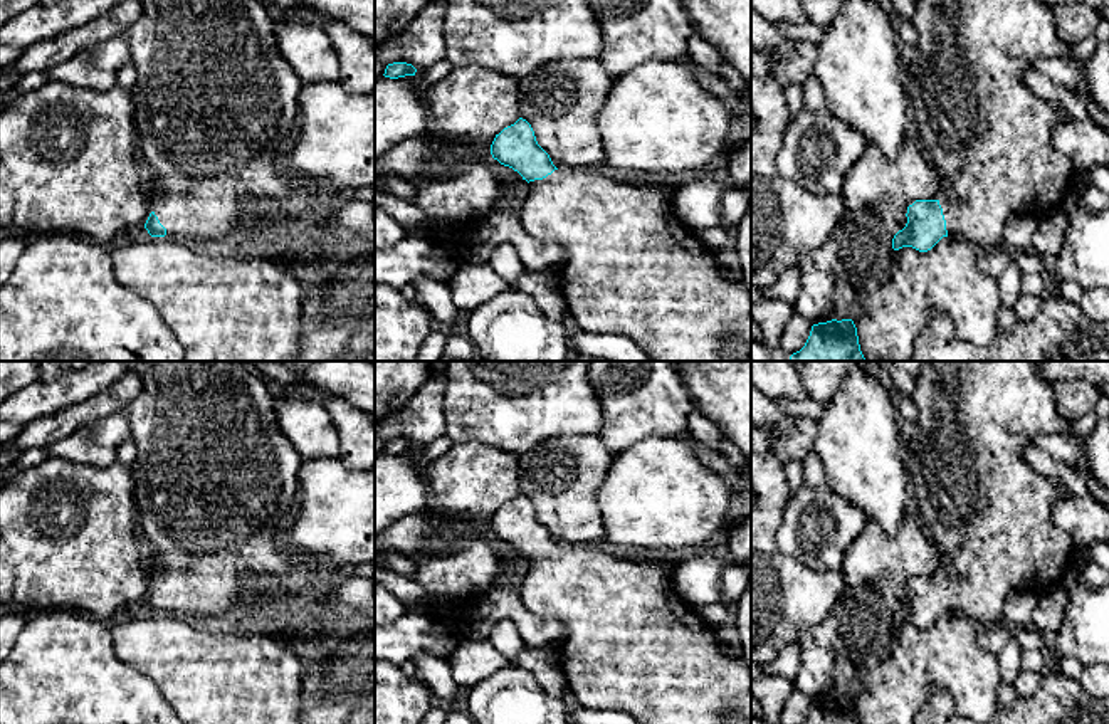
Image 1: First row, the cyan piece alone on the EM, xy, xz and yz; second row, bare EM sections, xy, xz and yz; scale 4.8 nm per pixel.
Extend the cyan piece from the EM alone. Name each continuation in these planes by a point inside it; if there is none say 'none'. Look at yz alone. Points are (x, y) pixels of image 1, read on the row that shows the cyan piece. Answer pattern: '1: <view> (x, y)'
1: yz (990, 138)

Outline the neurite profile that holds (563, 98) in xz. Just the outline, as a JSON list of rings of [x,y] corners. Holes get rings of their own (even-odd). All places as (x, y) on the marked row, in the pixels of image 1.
[[[598,59],[553,60],[524,77],[526,104],[521,108],[521,118],[531,124],[538,144],[556,168],[591,168],[605,163],[597,114],[615,81],[617,76]]]

